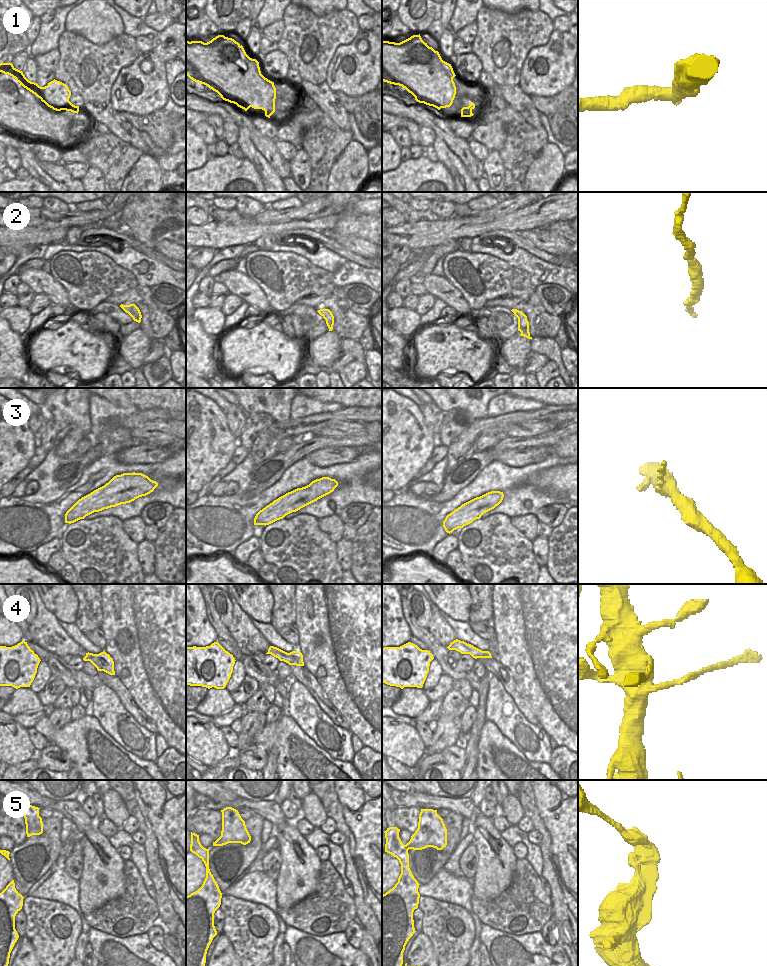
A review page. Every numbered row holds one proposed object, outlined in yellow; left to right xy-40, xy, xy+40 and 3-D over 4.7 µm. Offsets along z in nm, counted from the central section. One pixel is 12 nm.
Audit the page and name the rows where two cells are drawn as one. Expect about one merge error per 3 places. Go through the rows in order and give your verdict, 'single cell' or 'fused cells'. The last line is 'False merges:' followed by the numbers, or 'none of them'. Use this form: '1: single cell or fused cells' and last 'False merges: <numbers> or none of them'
1: fused cells
2: single cell
3: single cell
4: fused cells
5: fused cells
False merges: 1, 4, 5

